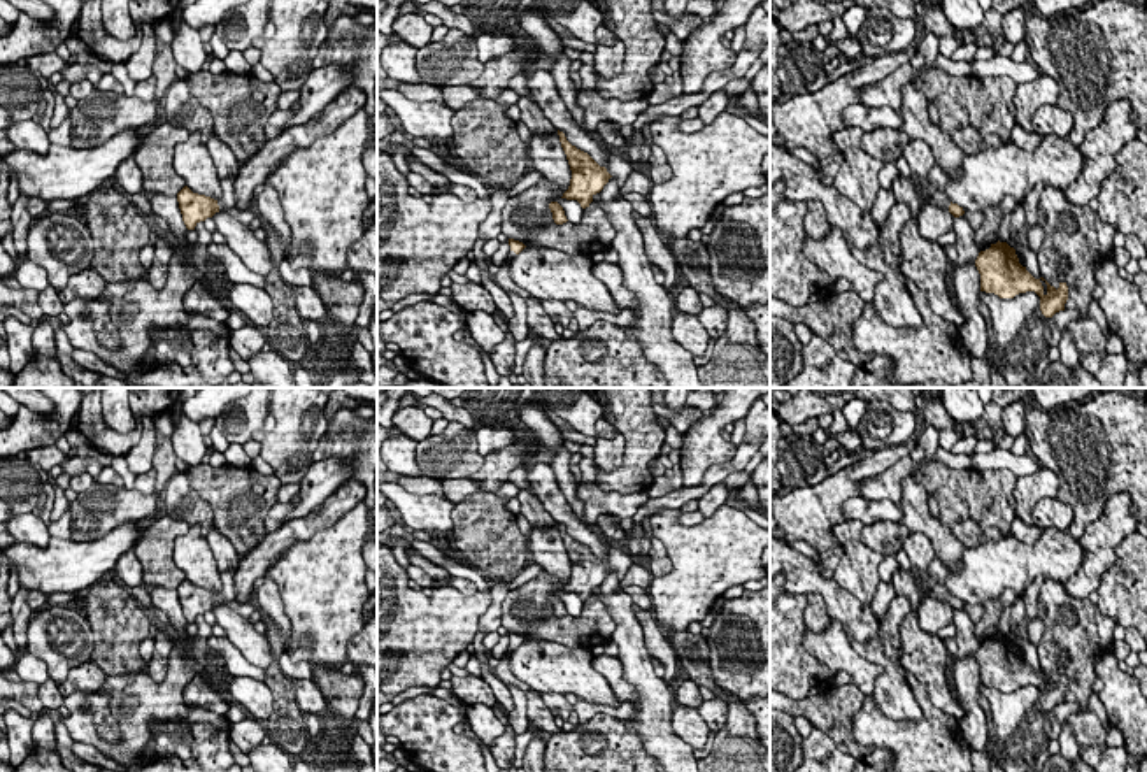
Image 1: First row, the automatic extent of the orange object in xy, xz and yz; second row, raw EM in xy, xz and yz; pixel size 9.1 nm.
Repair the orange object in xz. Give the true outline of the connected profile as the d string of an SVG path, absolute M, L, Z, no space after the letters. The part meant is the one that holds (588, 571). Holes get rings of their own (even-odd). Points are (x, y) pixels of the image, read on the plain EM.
M558 523L558 528L572 563L570 579L561 591L577 593L582 602L589 600L610 570L621 581L635 565L635 558L623 546L614 546L607 558L600 560L588 546L572 539L563 525Z

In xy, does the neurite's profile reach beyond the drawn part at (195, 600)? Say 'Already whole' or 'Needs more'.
Needs more

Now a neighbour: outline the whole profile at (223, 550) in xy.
M214 525L209 528L205 539L214 553L219 572L239 567L240 560L233 544Z

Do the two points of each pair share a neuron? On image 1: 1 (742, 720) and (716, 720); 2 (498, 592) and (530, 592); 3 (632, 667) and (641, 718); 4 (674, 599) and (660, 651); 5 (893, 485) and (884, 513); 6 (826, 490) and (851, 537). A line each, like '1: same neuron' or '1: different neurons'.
1: different neurons
2: different neurons
3: same neuron
4: different neurons
5: different neurons
6: different neurons

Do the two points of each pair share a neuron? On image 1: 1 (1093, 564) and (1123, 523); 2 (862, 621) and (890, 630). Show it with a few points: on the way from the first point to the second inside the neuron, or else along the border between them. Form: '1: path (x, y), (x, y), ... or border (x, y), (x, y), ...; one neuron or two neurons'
1: path (1098, 553), (1112, 534); one neuron
2: border (877, 623), (879, 637); two neurons

